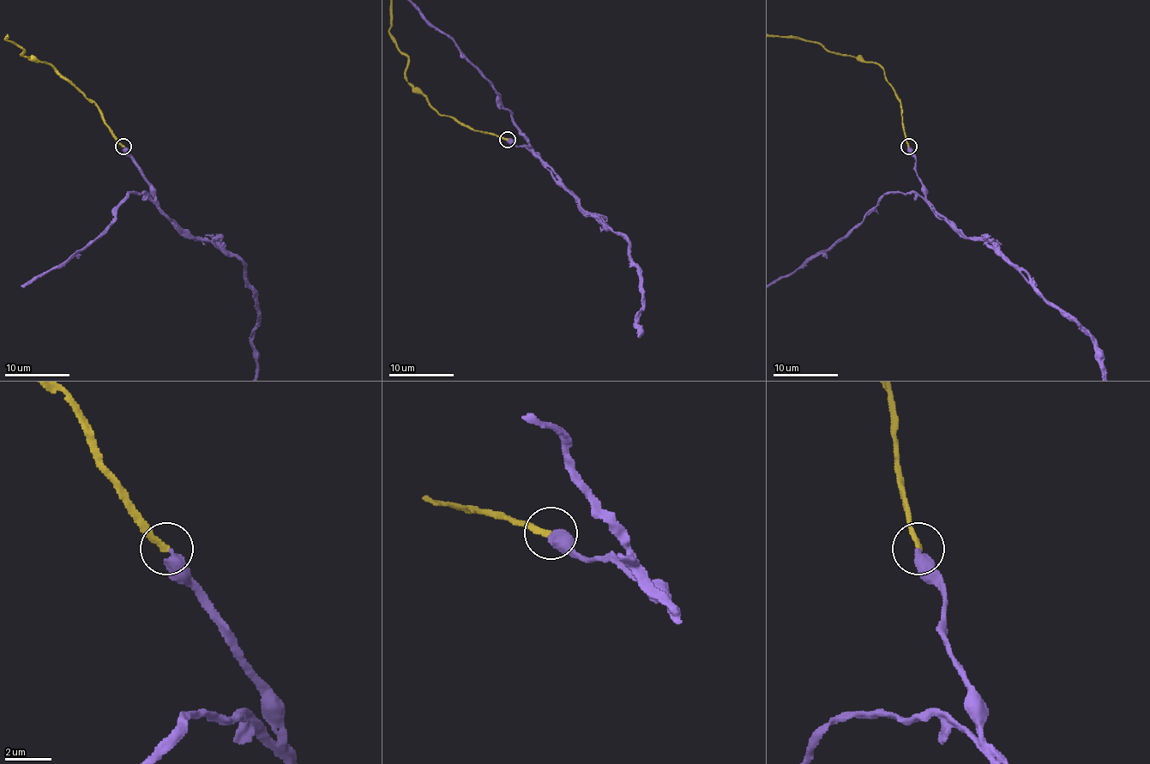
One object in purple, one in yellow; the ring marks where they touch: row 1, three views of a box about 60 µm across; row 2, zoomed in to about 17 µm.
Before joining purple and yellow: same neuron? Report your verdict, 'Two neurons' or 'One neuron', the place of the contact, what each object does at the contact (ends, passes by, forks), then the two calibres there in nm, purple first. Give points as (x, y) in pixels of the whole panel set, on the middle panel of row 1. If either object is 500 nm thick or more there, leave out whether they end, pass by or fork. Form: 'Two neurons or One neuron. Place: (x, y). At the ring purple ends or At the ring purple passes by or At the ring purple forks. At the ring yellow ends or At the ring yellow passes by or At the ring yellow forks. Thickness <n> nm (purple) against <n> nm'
One neuron. Place: (507, 139). At the ring purple ends. At the ring yellow ends. Thickness 440 nm (purple) against 240 nm

